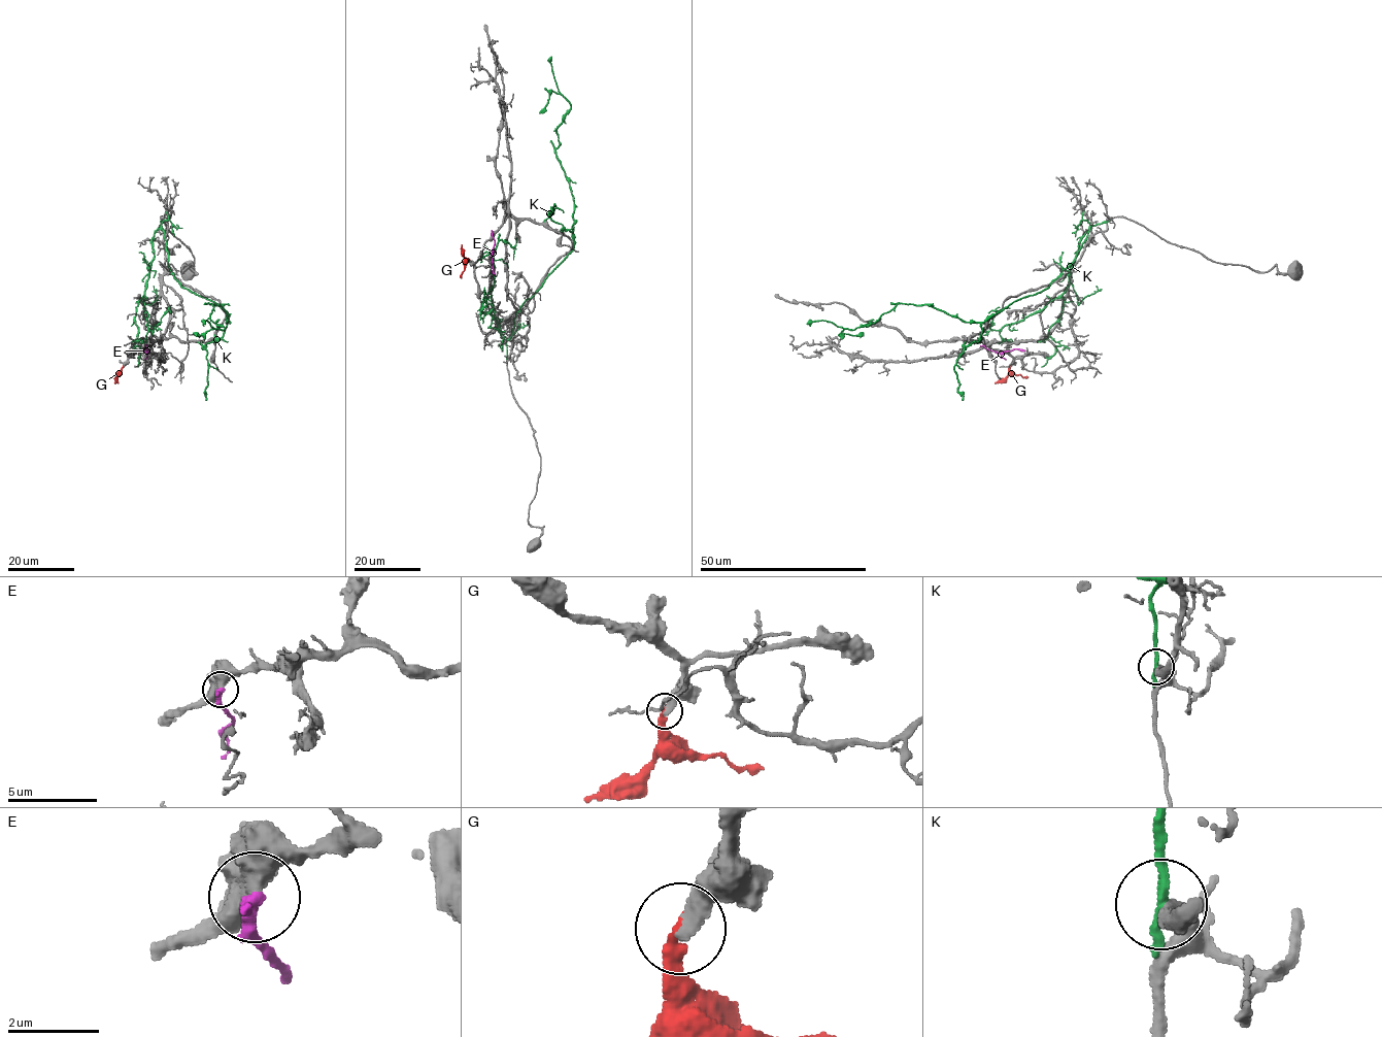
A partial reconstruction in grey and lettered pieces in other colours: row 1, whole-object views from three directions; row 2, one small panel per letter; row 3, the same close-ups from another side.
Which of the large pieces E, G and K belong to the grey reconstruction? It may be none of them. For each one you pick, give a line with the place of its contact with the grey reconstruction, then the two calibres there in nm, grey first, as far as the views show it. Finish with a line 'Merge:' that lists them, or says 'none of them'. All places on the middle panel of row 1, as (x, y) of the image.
G: meets grey at (469, 259); 340 nm thick on the grey side, 240 nm on the other
Merge: G

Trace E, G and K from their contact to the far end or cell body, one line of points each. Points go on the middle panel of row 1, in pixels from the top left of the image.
E: (492, 234), (495, 275)
G: (469, 259), (464, 256), (461, 244)
K: (507, 356), (519, 307), (572, 249), (574, 201), (555, 153), (557, 128), (571, 105), (551, 57)

